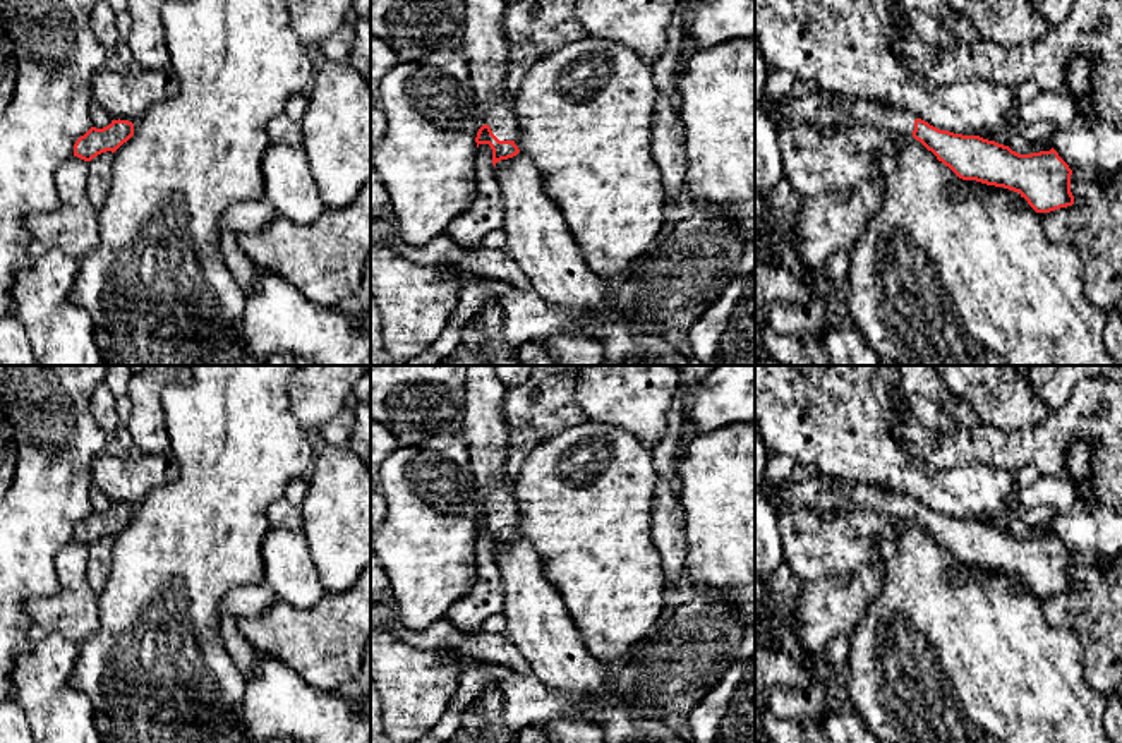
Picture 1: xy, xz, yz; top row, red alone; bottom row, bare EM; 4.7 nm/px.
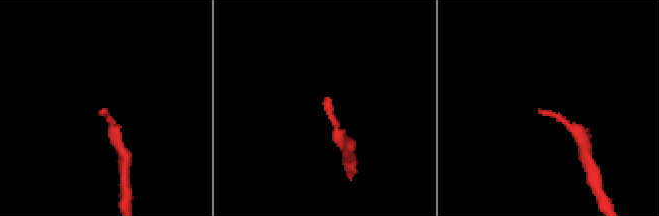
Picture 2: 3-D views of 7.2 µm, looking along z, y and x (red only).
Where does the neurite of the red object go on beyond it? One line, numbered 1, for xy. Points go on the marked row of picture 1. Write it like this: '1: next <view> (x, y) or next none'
1: next none

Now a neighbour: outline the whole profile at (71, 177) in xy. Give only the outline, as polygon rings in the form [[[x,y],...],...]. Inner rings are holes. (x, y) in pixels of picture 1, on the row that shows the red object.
[[[72,156],[58,166],[55,184],[60,208],[26,218],[33,257],[51,249],[81,261],[98,245],[98,211],[86,192],[87,161]]]

